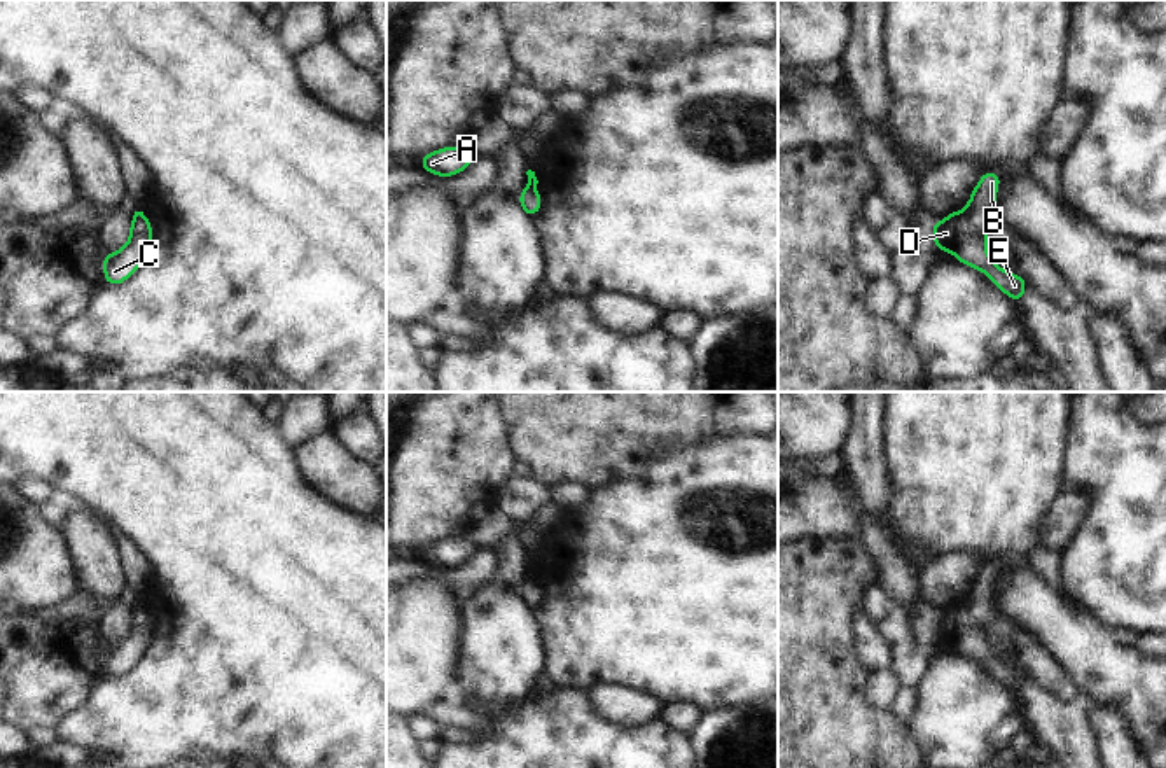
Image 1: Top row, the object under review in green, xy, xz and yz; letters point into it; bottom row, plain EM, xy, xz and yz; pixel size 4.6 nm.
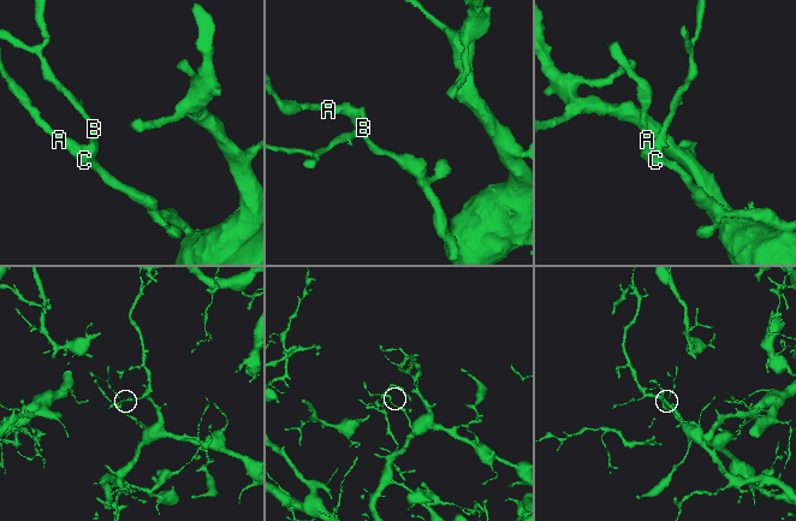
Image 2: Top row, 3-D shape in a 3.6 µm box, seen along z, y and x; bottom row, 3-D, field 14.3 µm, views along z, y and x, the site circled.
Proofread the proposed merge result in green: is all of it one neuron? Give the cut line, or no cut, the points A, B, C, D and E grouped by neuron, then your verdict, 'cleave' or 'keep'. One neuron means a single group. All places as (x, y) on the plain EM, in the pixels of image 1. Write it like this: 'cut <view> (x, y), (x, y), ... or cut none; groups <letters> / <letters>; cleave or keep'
cut none; groups A B C D E; keep

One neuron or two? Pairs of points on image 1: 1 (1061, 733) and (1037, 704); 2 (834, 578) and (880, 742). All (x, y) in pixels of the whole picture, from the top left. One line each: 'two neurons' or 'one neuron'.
1: one neuron
2: one neuron

